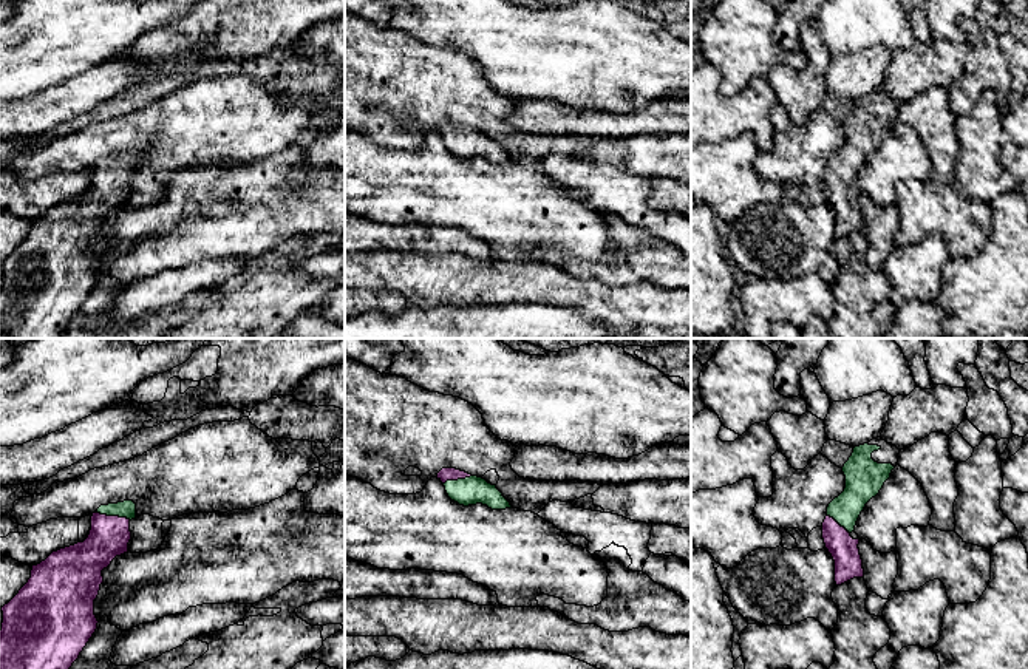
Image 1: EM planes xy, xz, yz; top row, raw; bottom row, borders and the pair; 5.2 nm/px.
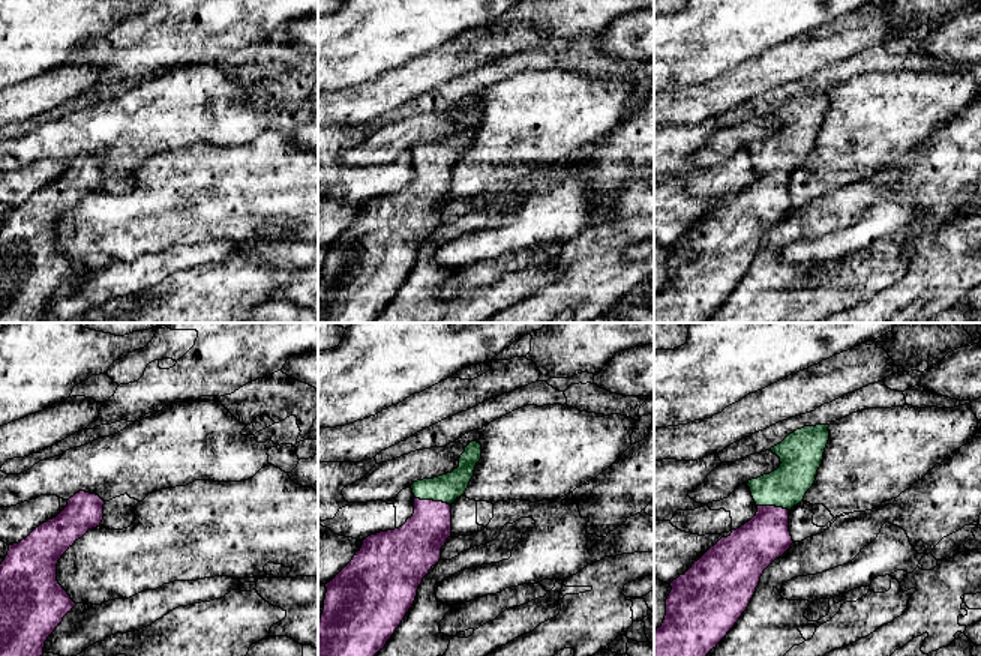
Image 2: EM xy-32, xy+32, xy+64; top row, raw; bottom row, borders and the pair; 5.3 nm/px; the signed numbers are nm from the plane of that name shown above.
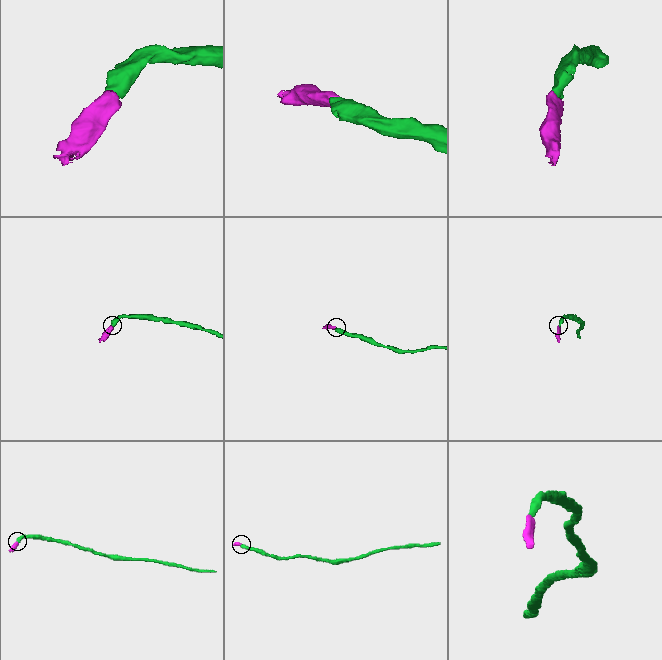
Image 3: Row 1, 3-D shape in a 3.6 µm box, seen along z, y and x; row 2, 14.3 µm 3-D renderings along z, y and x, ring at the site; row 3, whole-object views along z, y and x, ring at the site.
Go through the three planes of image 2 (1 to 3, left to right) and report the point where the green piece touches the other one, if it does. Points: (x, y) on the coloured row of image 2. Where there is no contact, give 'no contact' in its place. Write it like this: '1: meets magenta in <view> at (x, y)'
1: no contact
2: meets magenta in xy+32 at (432, 500)
3: meets magenta in xy+64 at (773, 506)

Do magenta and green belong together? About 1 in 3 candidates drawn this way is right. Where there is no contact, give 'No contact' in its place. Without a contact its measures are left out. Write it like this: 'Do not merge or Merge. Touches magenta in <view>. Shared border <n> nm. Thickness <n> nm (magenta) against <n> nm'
Merge. Touches magenta in xy. Shared border 190 nm. Thickness 200 nm (magenta) against 90 nm

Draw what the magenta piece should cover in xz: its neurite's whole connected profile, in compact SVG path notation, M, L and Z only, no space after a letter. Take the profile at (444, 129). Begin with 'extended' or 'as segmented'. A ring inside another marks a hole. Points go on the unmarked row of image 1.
extended; M442 122L436 130L445 141L448 151L459 159L482 158L492 164L512 162L496 139L456 122Z

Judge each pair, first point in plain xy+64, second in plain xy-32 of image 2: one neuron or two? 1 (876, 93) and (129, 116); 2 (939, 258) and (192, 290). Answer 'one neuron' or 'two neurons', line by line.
1: one neuron
2: one neuron

